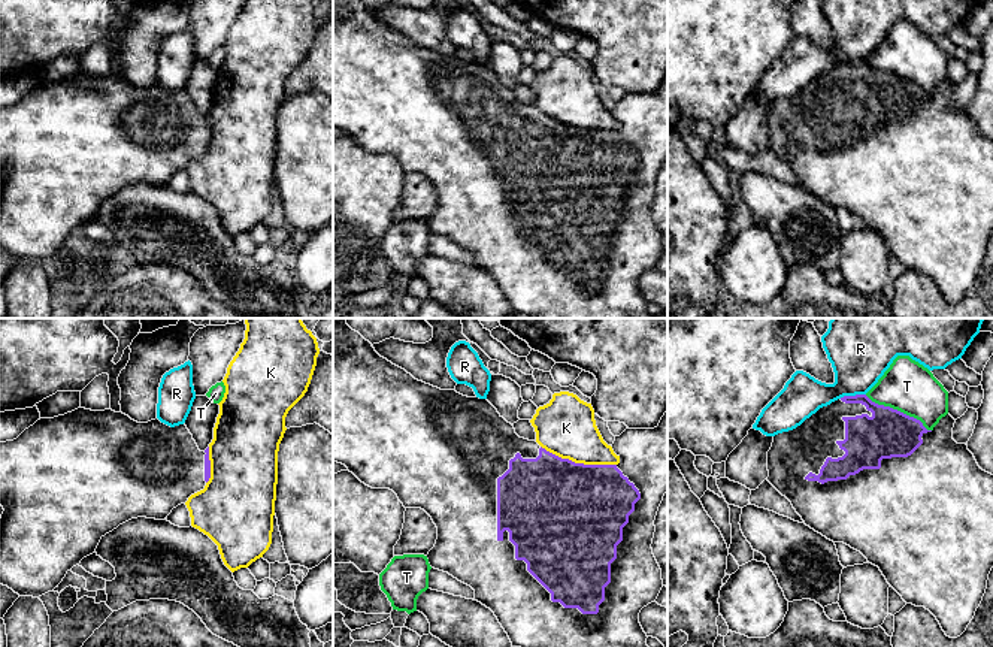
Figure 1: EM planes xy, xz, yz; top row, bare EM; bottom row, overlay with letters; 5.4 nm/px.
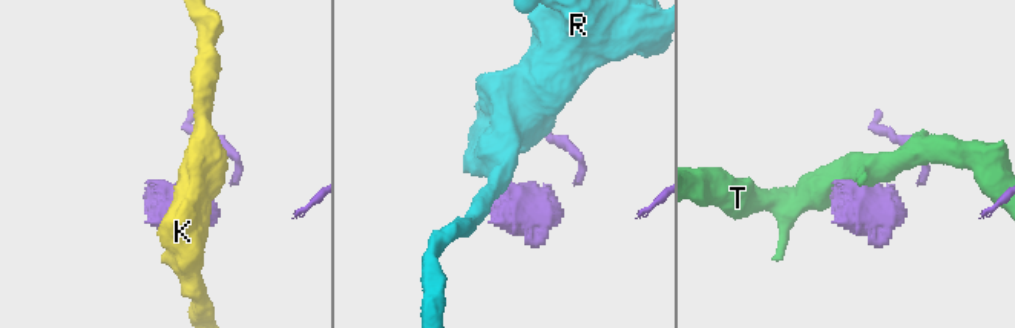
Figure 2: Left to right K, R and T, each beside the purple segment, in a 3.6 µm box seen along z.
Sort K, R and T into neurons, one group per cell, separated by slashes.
K / R / T

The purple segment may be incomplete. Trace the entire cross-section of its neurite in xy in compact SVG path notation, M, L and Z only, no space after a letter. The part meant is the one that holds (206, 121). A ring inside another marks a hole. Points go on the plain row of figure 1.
M81 72L64 81L37 85L16 105L0 108L0 170L4 175L0 184L0 250L7 251L19 261L39 263L52 257L73 232L79 230L84 223L96 218L100 205L106 199L137 182L167 184L173 173L185 169L191 160L203 155L209 143L209 112L200 117L185 90L170 93L158 84L148 88L137 88L122 78L112 75L91 76Z

